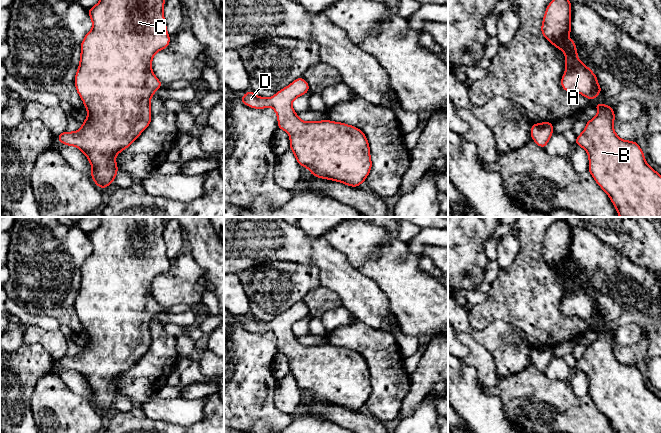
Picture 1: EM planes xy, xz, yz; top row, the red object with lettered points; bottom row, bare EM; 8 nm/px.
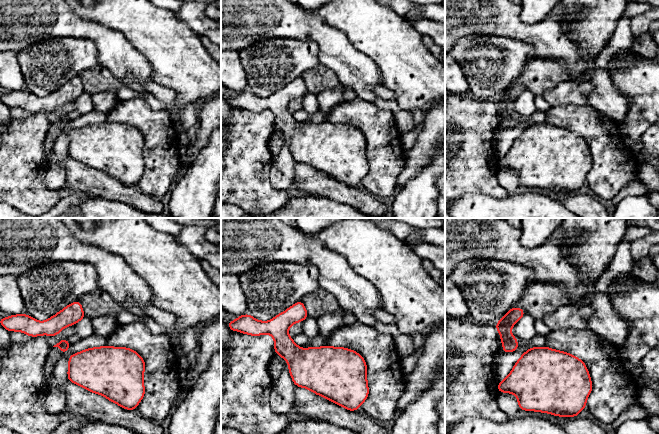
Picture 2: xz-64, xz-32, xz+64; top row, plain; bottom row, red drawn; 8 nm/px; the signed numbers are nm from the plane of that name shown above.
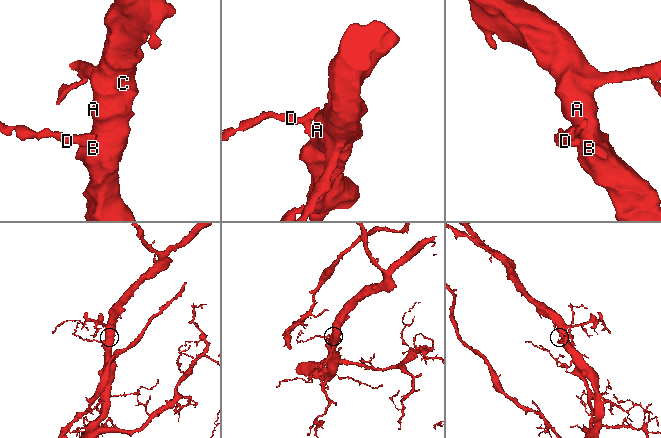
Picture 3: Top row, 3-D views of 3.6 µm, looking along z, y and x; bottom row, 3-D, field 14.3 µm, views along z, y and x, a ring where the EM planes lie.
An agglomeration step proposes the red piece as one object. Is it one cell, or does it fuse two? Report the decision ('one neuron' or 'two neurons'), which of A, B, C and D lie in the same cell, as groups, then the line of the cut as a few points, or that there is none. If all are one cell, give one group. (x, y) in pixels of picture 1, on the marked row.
one neuron; A B C D; no cut

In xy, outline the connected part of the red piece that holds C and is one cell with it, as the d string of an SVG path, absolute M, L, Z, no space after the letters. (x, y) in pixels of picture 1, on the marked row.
M100 0L88 9L93 28L81 43L80 64L74 79L88 117L78 131L65 131L56 137L62 144L77 146L88 157L92 166L91 178L102 190L113 184L119 171L115 156L130 146L151 122L150 99L163 85L155 77L151 62L153 56L170 43L163 16L164 3L165 0Z

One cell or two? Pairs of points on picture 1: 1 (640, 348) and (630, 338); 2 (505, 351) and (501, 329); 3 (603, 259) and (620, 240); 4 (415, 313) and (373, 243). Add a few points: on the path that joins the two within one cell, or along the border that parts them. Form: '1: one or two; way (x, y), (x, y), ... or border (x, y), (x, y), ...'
1: two; border (641, 338), (632, 344), (623, 345)
2: one; way (505, 346), (501, 339), (501, 334)
3: two; border (594, 234), (632, 262)
4: one; way (414, 296), (402, 282), (396, 271), (385, 260)

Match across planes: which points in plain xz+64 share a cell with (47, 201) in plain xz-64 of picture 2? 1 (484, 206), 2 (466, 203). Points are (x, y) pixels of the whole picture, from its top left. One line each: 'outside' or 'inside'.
1: outside
2: outside

